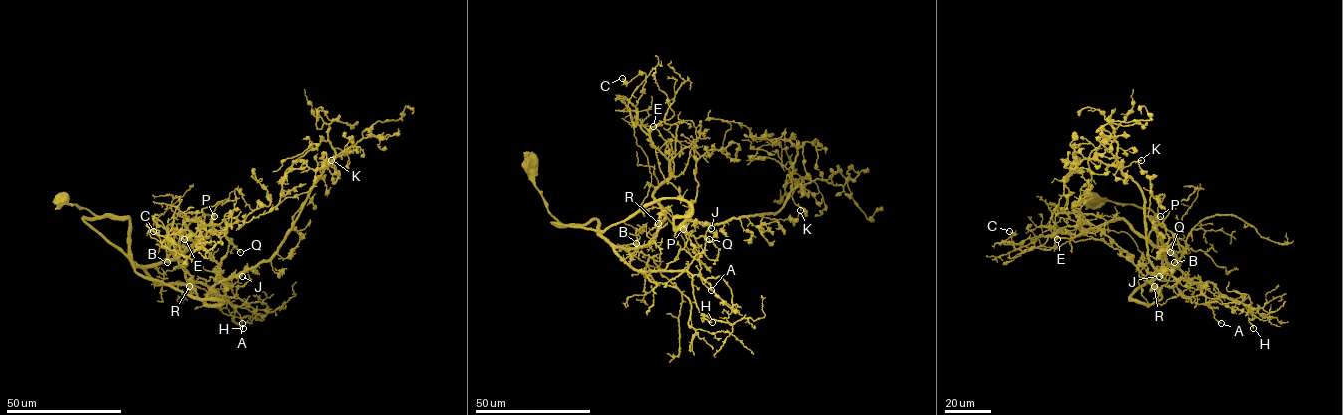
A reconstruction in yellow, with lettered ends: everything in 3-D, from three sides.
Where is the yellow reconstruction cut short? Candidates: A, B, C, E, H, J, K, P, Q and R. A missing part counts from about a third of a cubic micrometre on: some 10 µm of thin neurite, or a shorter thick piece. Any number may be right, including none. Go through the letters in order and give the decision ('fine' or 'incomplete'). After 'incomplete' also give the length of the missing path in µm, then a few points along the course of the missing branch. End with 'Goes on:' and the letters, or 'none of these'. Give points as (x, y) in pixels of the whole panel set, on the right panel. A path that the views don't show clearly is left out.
A: fine
B: fine
C: fine
E: fine
H: fine
J: incomplete; missing 6 µm
K: fine
P: incomplete; missing 15 µm; course (1160, 216), (1144, 197)
Q: incomplete; missing 40 µm
R: fine
Goes on: J, P, Q

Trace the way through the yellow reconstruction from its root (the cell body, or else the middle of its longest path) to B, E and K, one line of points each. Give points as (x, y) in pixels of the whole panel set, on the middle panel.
B: (529, 160), (530, 179), (558, 220), (577, 225), (597, 219), (598, 231), (612, 243), (635, 247), (636, 243)
E: (529, 160), (558, 220), (597, 219), (612, 243), (641, 246), (664, 217), (653, 194), (669, 176), (653, 126)
K: (529, 160), (547, 210), (597, 219), (638, 270), (673, 261), (685, 215), (774, 214), (792, 191), (800, 210)

